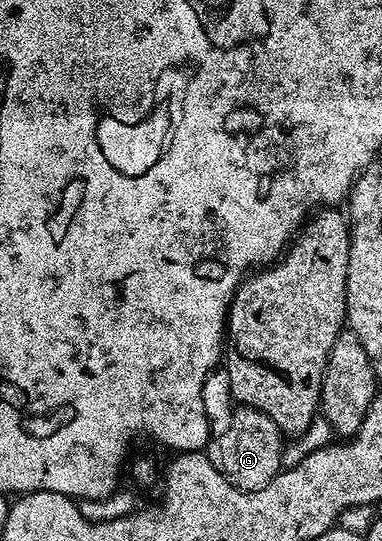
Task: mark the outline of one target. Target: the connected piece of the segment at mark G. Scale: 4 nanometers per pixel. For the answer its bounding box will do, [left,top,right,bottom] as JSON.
[204,406,284,493]

